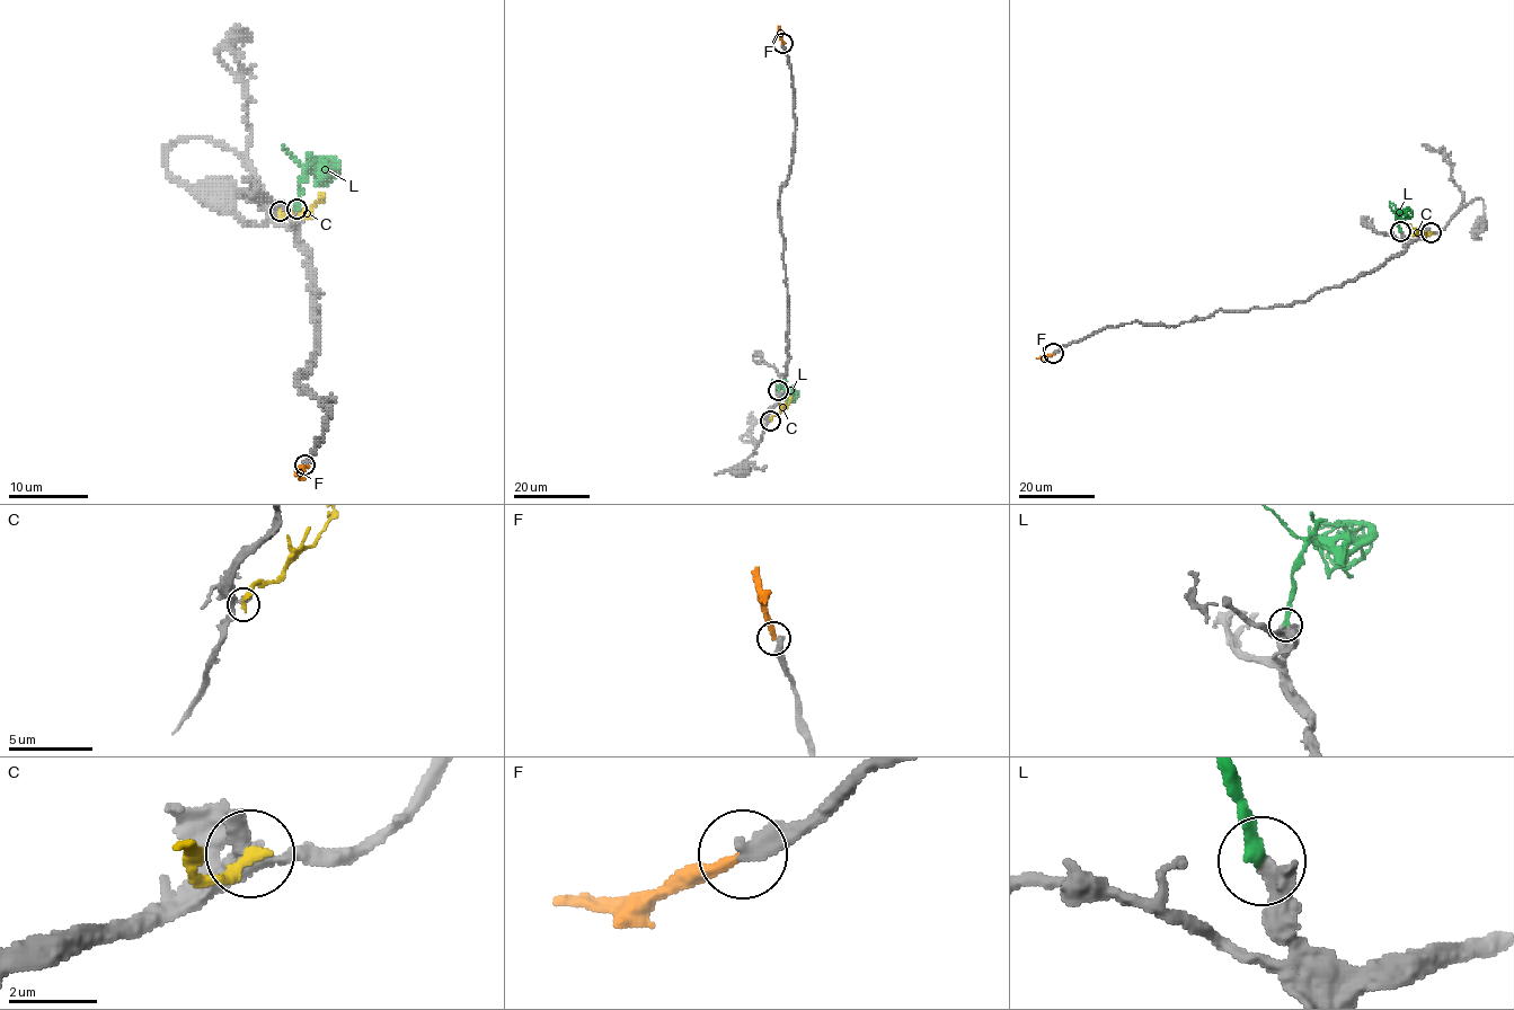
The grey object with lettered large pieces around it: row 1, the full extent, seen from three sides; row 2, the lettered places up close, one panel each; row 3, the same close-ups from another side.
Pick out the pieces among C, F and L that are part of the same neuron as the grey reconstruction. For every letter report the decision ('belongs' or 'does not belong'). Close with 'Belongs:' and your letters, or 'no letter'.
C: does not belong
F: does not belong
L: belongs
Belongs: L

